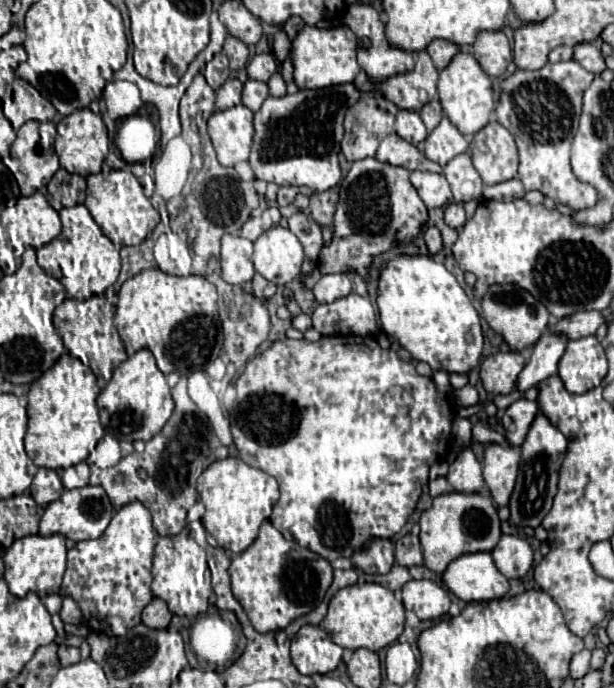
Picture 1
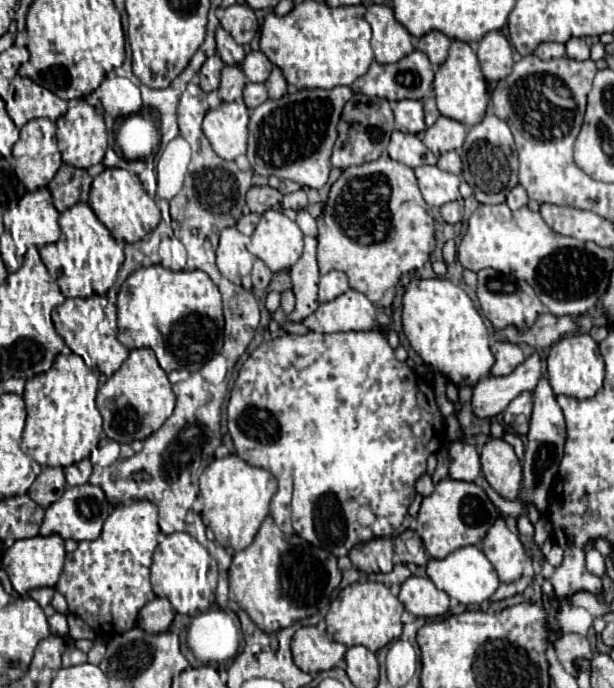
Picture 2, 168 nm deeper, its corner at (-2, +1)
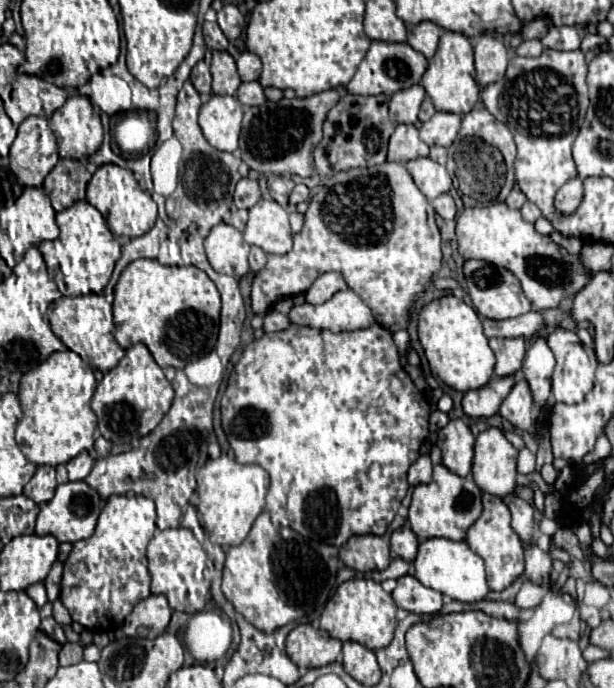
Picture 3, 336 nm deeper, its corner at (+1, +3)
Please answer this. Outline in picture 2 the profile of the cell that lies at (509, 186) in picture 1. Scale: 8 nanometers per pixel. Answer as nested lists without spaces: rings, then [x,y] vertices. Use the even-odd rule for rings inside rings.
[[[515,185],[515,187],[509,191],[509,195],[507,195],[507,201],[505,201],[505,203],[507,203],[511,209],[519,209],[519,207],[527,205],[527,201],[529,201],[529,197],[527,197],[525,189],[523,189],[521,185]]]

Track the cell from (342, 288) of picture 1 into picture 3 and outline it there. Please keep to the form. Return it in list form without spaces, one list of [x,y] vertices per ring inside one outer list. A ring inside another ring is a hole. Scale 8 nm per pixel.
[[[324,273],[304,293],[304,299],[310,305],[320,305],[320,303],[328,301],[334,293],[338,293],[342,289],[348,289],[348,285],[346,285],[346,281],[342,279],[340,273]]]

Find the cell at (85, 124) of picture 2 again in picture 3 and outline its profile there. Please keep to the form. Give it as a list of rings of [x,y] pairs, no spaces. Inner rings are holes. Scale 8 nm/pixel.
[[[84,95],[68,97],[68,101],[50,117],[50,127],[58,139],[60,158],[86,161],[100,149],[100,115]]]

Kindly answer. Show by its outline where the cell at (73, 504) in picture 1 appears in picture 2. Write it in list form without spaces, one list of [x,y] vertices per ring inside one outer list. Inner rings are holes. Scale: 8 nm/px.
[[[79,485],[79,487],[67,487],[61,499],[57,499],[53,505],[45,509],[45,519],[41,525],[41,535],[57,533],[63,539],[75,539],[75,541],[93,541],[101,535],[103,523],[111,513],[111,505],[105,499],[105,493],[101,487],[95,485]]]

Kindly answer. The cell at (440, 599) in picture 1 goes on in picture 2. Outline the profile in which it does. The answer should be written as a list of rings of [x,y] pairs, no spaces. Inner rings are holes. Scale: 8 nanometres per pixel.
[[[411,575],[401,585],[399,601],[415,617],[439,617],[449,611],[449,595],[437,589],[427,577]]]

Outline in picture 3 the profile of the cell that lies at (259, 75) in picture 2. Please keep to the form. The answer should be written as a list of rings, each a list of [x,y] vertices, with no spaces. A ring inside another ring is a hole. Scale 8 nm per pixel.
[[[244,51],[238,59],[236,59],[236,67],[238,67],[238,73],[242,77],[242,81],[256,81],[262,73],[262,61],[258,55],[250,53],[250,51]]]

